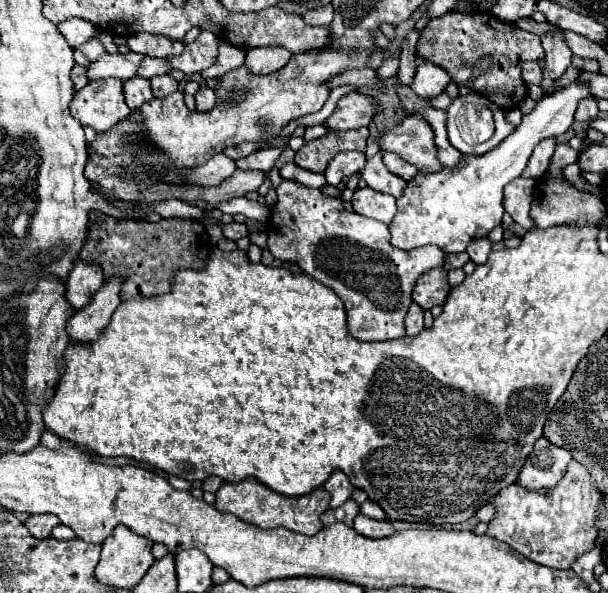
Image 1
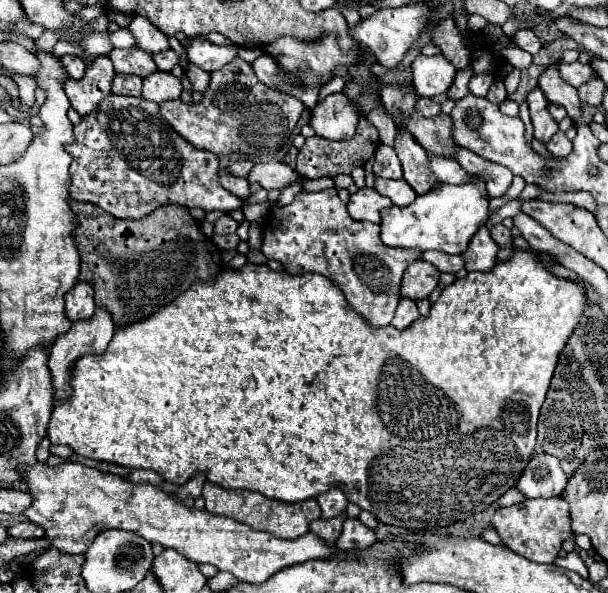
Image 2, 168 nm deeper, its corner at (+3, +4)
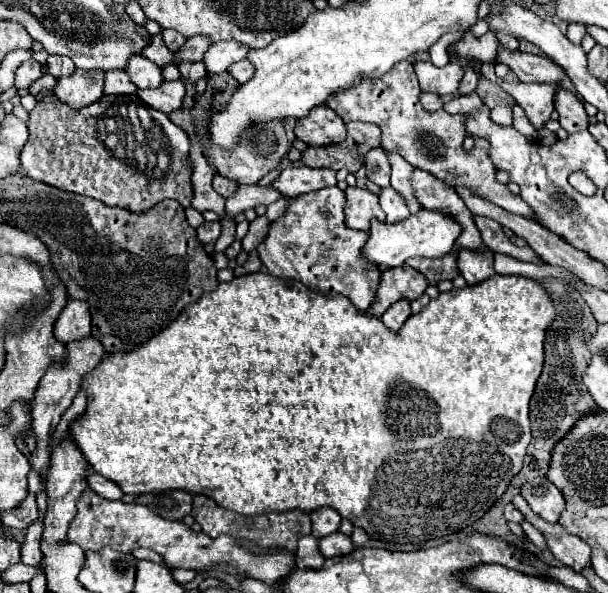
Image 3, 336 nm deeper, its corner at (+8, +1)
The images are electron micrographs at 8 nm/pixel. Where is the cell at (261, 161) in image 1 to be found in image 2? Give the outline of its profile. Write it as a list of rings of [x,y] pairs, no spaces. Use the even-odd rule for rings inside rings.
[[[237,160],[237,162],[231,162],[229,164],[229,172],[233,176],[241,176],[241,178],[245,178],[251,168],[253,168],[253,162],[251,160]]]

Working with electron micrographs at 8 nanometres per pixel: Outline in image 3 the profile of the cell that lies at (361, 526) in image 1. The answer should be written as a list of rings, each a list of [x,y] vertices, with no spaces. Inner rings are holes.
[[[336,531],[336,533],[320,539],[318,549],[320,549],[320,553],[322,553],[324,557],[330,559],[330,557],[336,557],[336,555],[348,555],[348,553],[352,553],[354,545],[352,545],[350,537],[346,537],[346,535],[342,535],[340,531]]]

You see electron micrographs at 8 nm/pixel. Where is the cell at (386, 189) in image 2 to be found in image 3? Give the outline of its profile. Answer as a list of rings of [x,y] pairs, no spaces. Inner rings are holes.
[[[392,187],[382,189],[380,193],[380,205],[386,213],[386,223],[398,223],[410,215],[406,201],[402,201],[402,195],[396,193]]]

